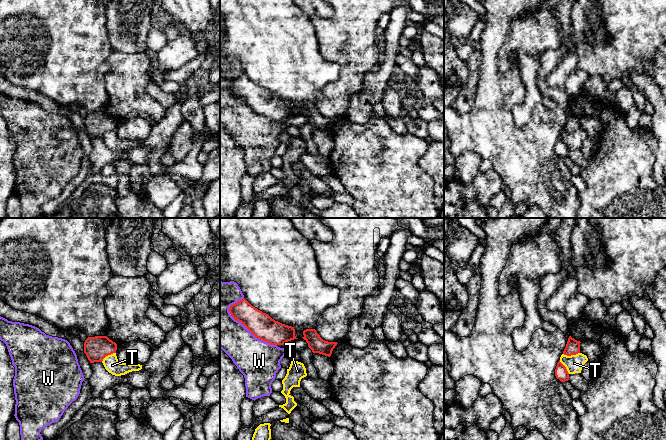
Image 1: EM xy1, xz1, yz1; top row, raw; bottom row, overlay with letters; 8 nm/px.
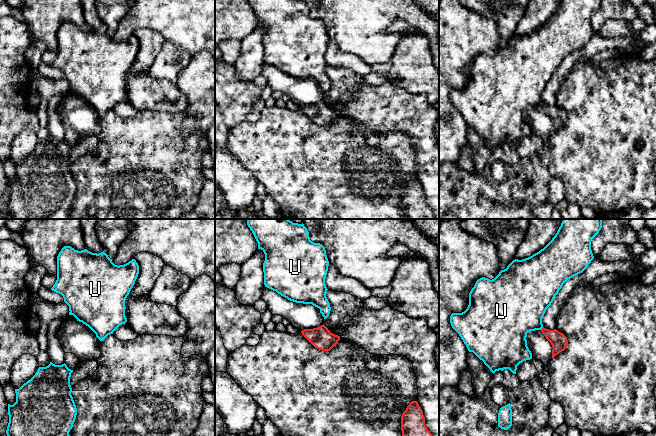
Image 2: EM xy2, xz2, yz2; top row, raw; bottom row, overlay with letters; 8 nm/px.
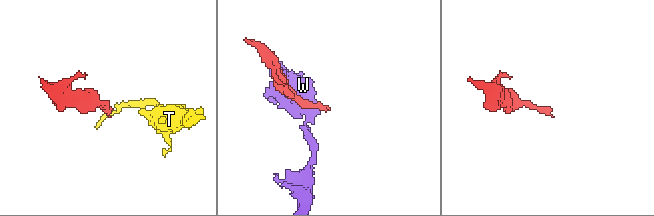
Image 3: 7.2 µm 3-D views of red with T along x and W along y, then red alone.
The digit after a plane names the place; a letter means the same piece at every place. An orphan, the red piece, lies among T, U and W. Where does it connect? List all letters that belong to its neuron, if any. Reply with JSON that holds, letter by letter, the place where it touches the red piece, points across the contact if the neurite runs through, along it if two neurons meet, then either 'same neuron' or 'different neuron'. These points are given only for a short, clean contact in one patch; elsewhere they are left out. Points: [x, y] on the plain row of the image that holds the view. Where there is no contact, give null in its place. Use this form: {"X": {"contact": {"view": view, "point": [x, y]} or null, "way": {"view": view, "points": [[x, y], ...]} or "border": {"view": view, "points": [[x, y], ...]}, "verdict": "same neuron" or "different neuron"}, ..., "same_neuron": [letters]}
{"T": {"contact": {"view": "yz1", "point": [571, 130]}, "border": {"view": "yz1", "points": [[579, 128], [573, 131], [563, 130]]}, "verdict": "different neuron"}, "U": {"contact": {"view": "yz2", "point": [542, 104]}, "border": {"view": "yz2", "points": [[543, 103], [540, 105]]}, "verdict": "different neuron"}, "W": {"contact": {"view": "xz1", "point": [249, 106]}, "verdict": "different neuron"}, "same_neuron": []}

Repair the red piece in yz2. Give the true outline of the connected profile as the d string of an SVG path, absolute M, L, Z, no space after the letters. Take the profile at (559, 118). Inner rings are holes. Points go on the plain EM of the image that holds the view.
M558 106L530 107L527 109L527 122L532 129L532 133L547 141L552 133L564 127L568 121L567 113Z

